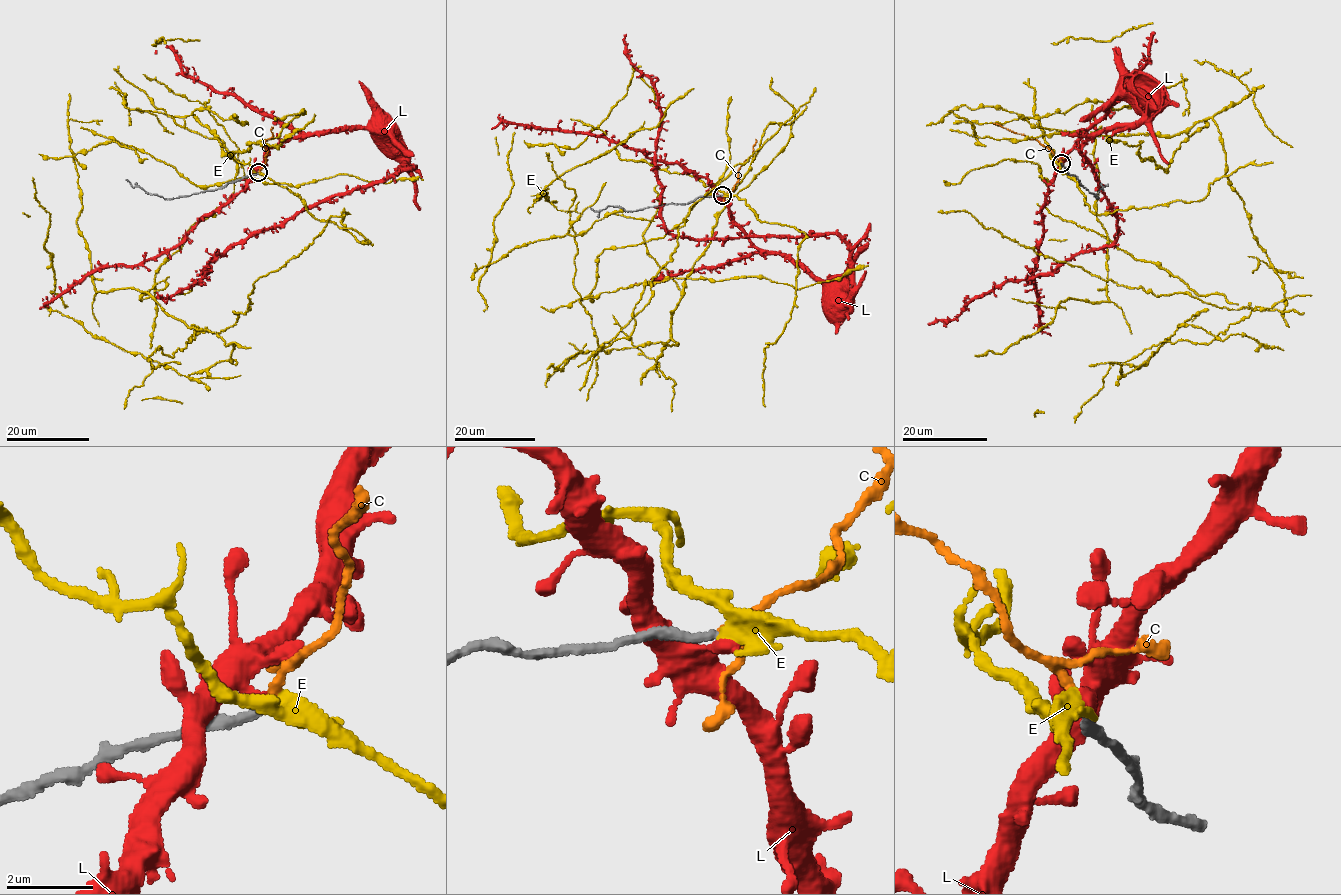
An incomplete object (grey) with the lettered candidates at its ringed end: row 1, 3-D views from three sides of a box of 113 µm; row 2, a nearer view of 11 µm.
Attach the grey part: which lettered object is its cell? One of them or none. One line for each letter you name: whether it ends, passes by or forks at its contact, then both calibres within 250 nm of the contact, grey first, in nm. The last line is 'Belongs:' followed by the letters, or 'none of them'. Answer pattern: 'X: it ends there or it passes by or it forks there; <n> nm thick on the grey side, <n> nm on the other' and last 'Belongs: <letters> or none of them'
Belongs: none of them

